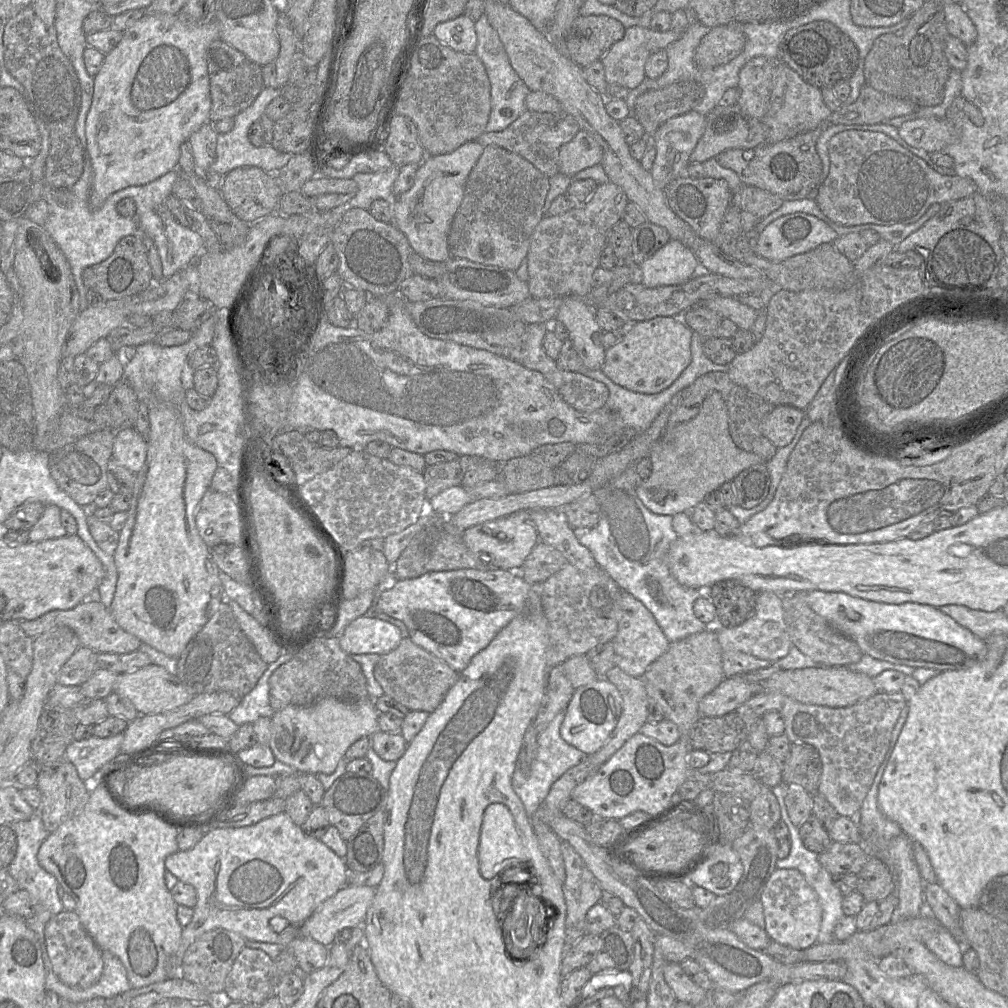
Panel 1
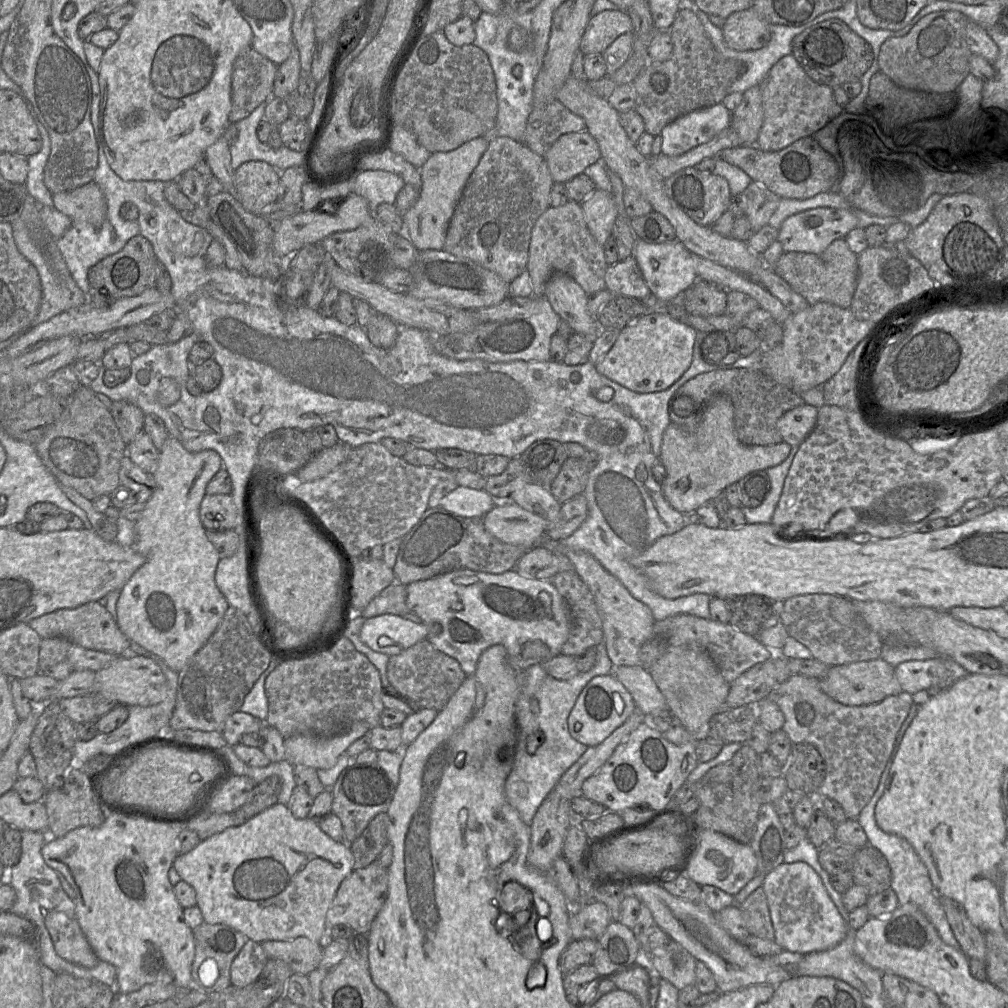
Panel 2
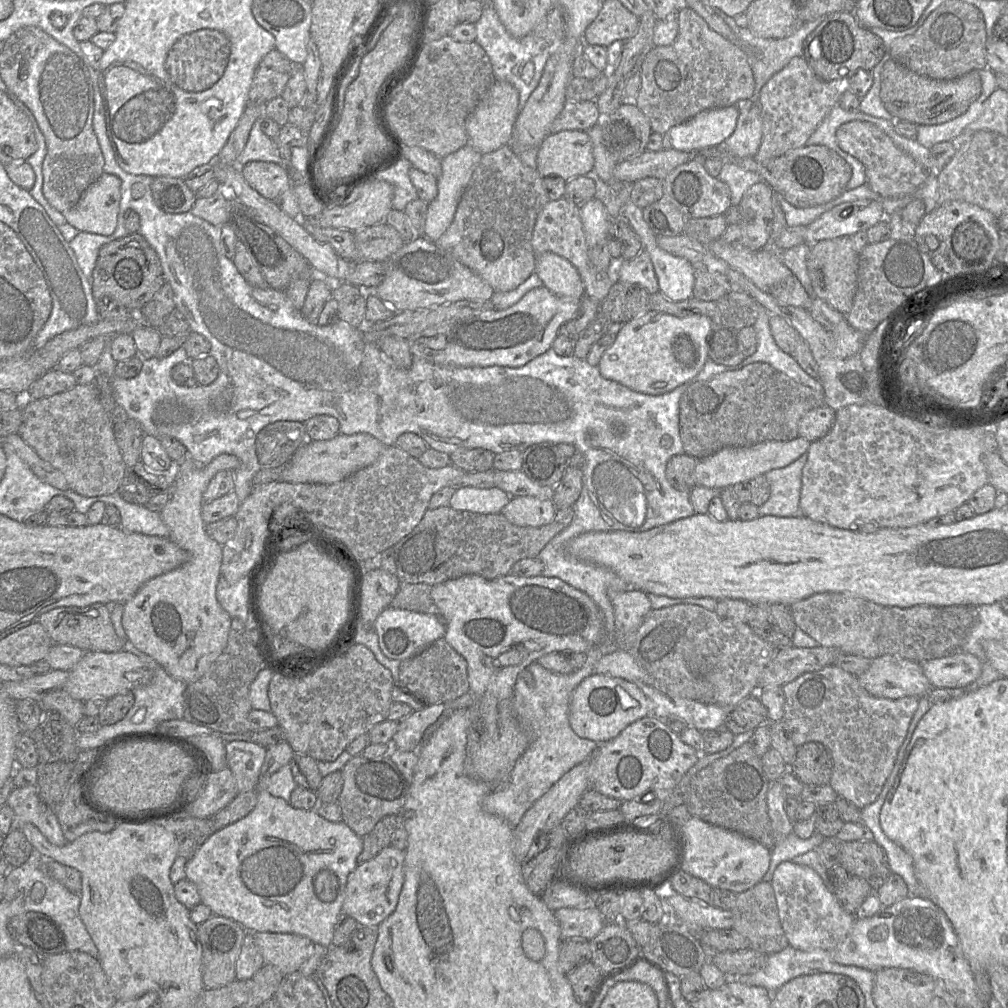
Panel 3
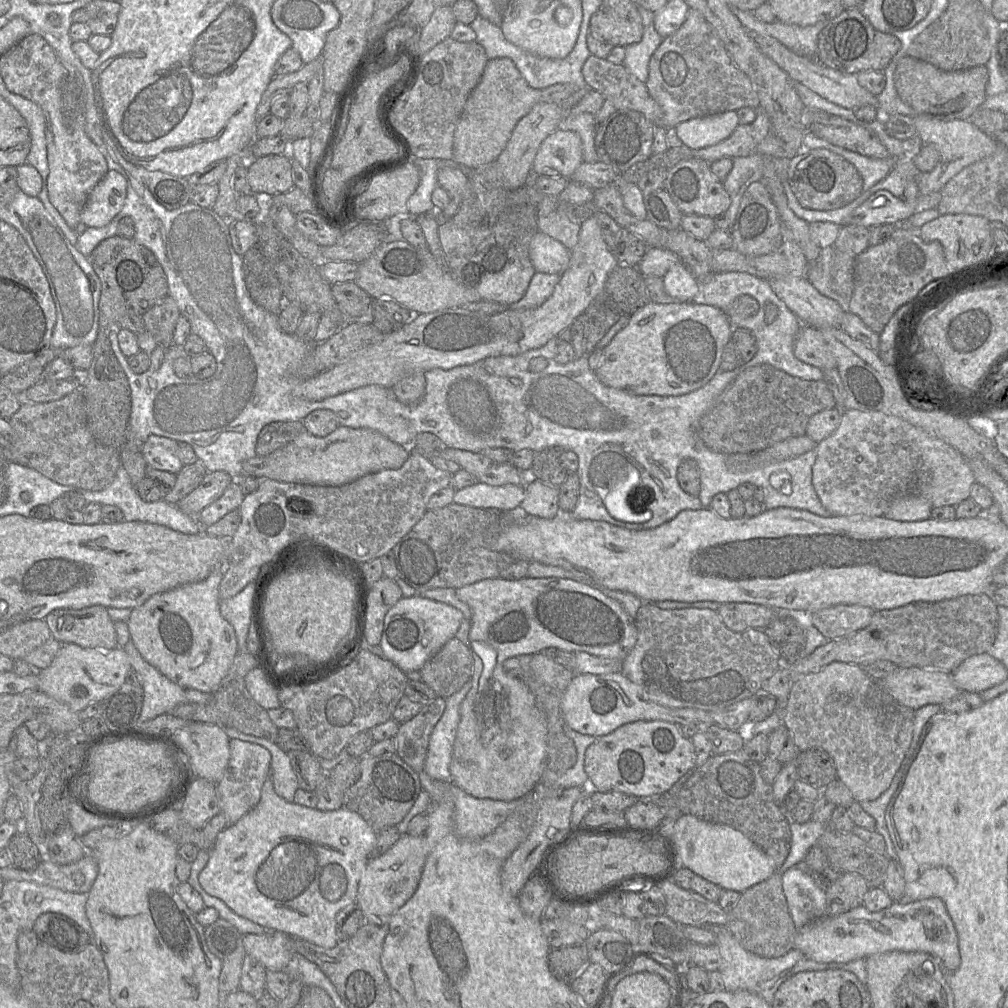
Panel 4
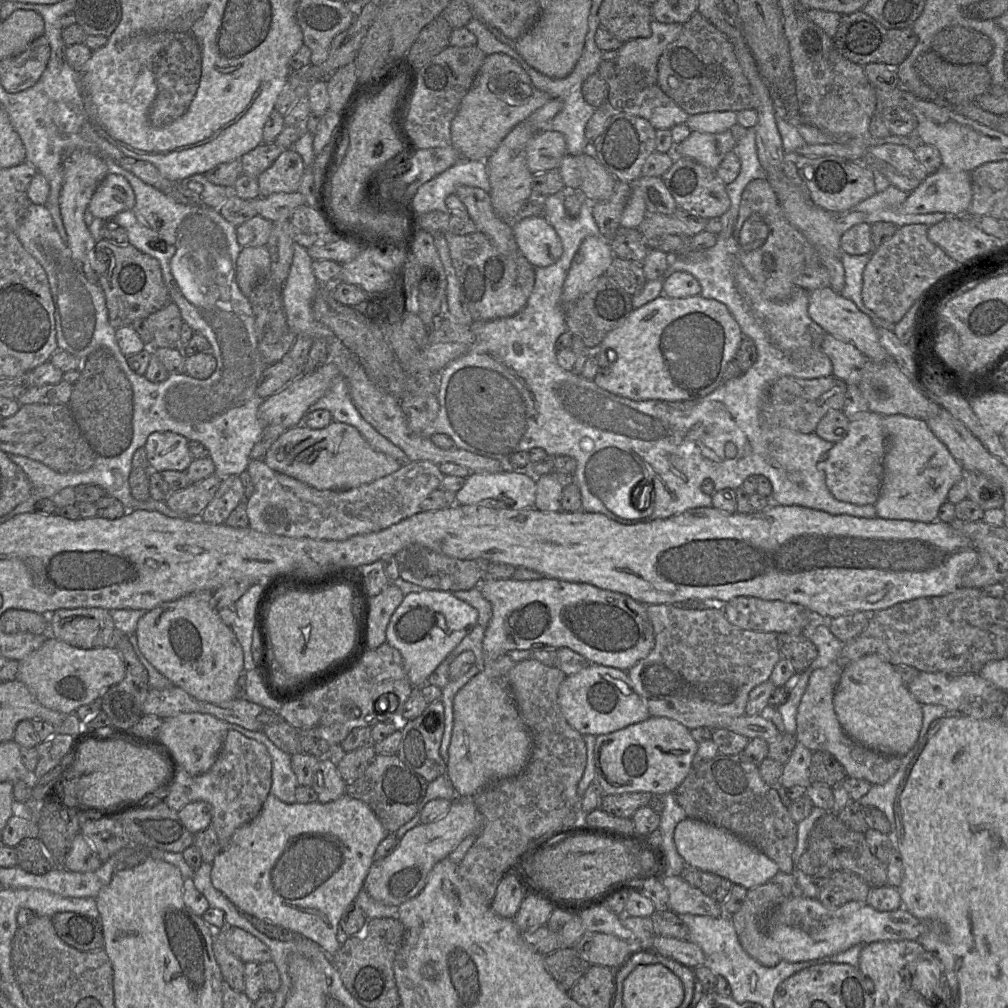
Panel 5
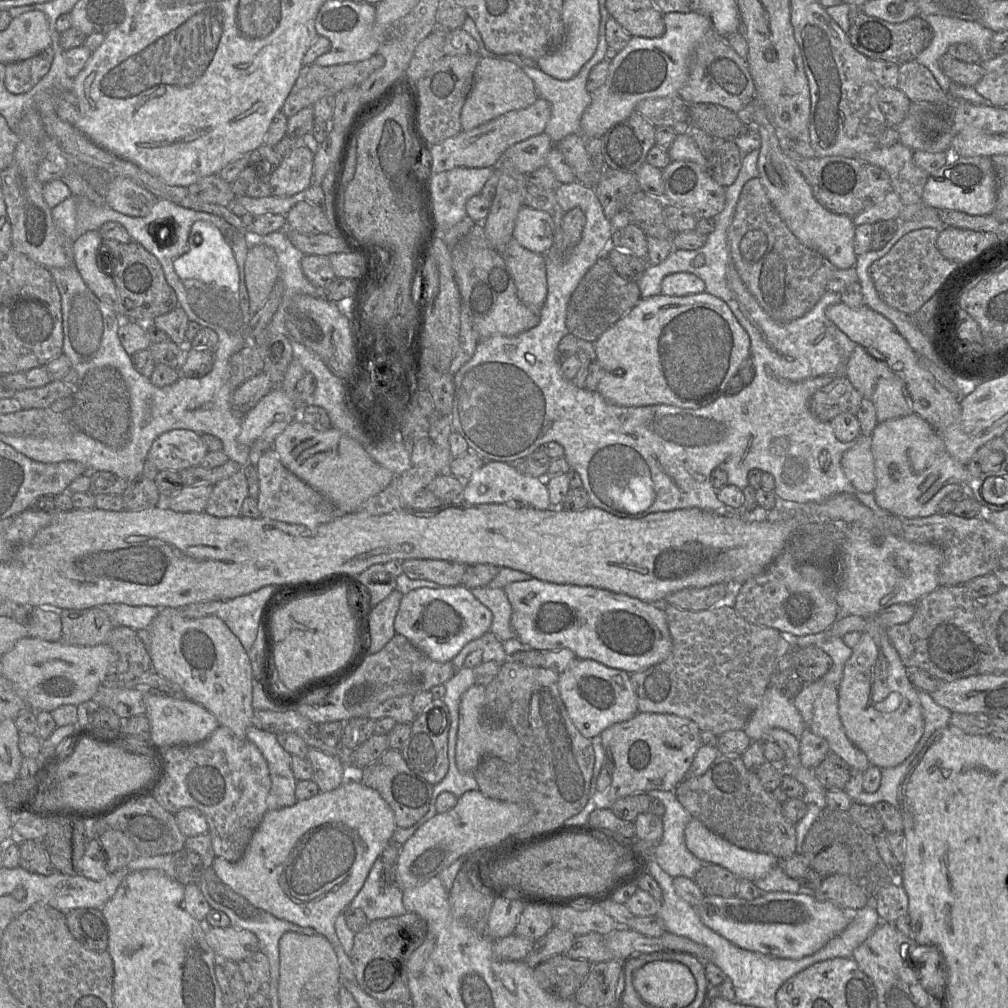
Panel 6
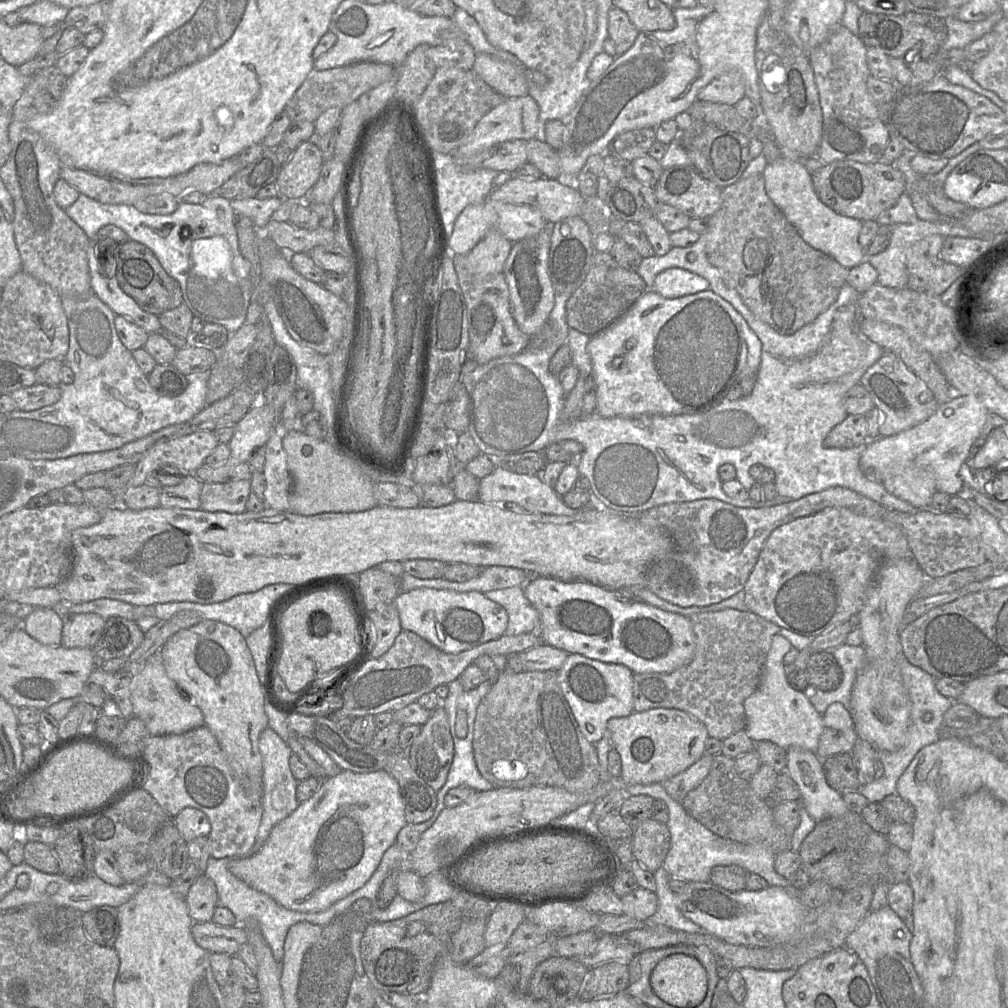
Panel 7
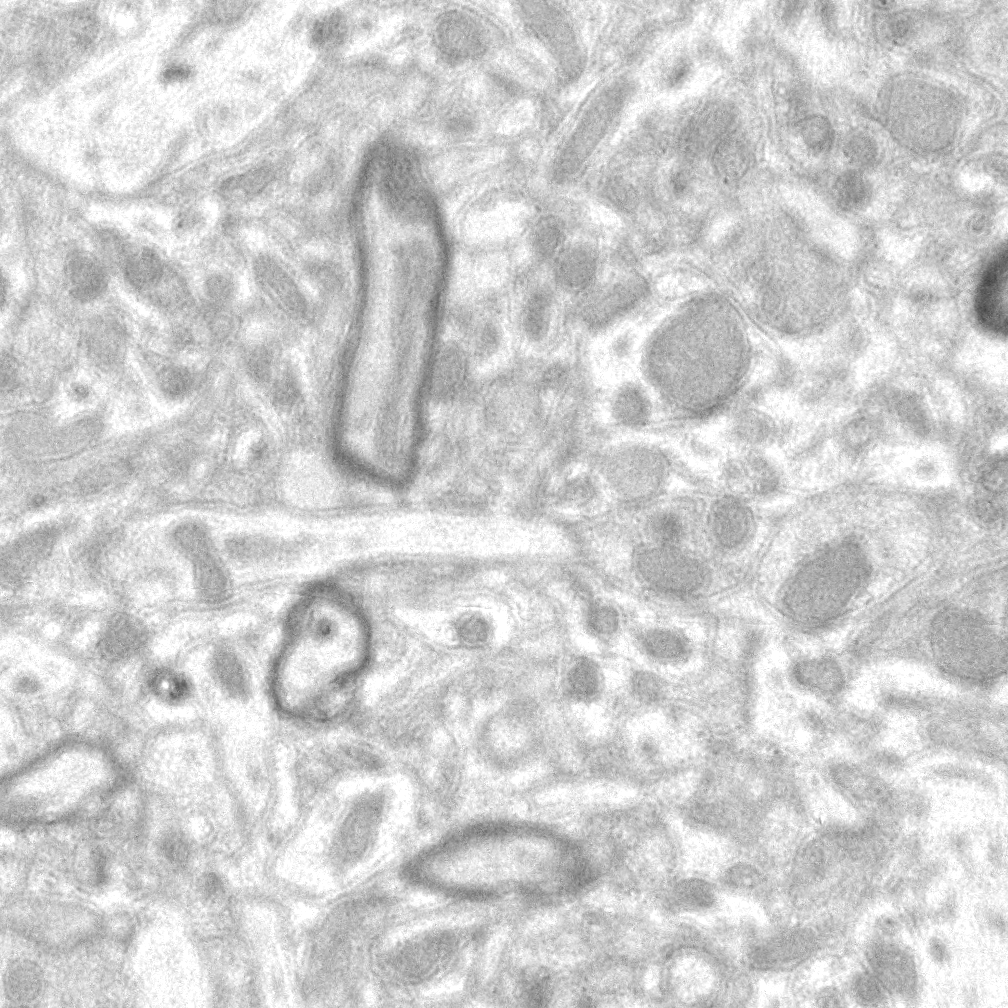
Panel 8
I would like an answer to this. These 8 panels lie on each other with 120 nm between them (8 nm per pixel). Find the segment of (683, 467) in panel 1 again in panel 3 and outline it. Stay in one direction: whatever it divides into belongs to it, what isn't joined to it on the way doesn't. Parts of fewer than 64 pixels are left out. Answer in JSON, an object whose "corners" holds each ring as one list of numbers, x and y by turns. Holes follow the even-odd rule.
{"corners":[[796,437,790,441,765,441,746,447,725,447,716,453,698,459,694,469,694,485,712,489,732,487,779,468,784,468,807,453,811,442]]}

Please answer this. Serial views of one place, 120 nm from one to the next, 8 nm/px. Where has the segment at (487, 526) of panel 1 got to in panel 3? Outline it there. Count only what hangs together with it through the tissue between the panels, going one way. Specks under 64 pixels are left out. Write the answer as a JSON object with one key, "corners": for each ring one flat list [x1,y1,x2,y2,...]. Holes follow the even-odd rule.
{"corners":[[532,496,512,497,501,510,509,522,522,527,539,527,550,523,556,507,552,499,540,499]]}

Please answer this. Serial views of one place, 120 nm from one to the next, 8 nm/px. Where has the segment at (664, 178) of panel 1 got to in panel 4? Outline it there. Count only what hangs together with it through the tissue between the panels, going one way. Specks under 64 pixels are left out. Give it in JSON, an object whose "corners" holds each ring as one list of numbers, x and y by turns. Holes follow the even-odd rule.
{"corners":[[727,111,684,121,676,127,676,132,683,145,697,150,727,139,738,125,737,111]]}

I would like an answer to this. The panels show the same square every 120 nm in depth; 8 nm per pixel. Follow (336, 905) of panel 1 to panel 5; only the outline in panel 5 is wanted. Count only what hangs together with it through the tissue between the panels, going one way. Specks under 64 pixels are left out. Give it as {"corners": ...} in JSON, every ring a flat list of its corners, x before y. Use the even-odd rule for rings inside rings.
{"corners":[[473,797,452,801,448,812,434,822,418,824,399,840,397,848,381,860,374,861,364,880,363,888,376,901,399,906,415,897,424,888,433,866,449,856,470,835,478,835,484,827,484,816]]}

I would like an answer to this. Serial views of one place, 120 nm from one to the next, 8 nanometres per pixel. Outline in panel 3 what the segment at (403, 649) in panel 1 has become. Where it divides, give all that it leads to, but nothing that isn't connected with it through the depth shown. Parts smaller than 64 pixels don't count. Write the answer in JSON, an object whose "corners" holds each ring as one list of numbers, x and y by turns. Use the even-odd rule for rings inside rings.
{"corners":[[444,638,436,640,413,657,401,661,399,680,409,690,423,697,429,705,447,703,469,692,467,662]]}

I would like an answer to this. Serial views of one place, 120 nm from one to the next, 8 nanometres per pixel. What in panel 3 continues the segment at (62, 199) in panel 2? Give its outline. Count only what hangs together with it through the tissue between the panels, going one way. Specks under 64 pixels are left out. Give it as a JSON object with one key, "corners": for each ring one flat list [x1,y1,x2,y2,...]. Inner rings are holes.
{"corners":[[103,173,82,194,77,204,63,212,67,223,80,232,111,235,117,225,121,180]]}

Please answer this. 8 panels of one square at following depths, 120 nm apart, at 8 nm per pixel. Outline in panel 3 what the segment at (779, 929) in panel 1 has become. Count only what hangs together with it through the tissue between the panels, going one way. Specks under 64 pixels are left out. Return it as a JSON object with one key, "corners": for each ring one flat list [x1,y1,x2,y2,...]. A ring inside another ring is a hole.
{"corners":[[784,861,775,869,770,882,789,946,804,951,813,949,831,951,850,932,855,921,854,915,840,906,835,895,828,891,820,876,812,868]]}

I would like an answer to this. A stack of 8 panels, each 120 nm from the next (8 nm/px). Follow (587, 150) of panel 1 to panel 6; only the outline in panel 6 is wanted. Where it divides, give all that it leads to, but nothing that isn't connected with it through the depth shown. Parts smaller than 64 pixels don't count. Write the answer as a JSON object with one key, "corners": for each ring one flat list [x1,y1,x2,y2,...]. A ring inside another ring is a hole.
{"corners":[[546,133,532,136,509,147,503,158,511,162,514,169,521,174,529,174,546,166,546,157,554,143]]}

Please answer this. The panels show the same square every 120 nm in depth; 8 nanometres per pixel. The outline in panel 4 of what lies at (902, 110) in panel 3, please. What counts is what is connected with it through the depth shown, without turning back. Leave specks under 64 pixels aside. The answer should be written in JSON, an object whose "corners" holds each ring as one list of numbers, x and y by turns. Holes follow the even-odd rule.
{"corners":[[902,57,894,73,894,84,901,100,913,109,914,115,927,115,941,120,970,120,985,101,989,73,986,66,947,72,917,58]]}

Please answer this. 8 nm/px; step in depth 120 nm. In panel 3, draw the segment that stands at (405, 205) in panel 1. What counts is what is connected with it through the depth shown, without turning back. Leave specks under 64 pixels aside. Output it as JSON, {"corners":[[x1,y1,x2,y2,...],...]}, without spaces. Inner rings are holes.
{"corners":[[467,144,441,159,442,172,437,177,438,192,435,199,428,203,424,225,424,237,436,242,451,225,460,199,481,157,481,153]]}

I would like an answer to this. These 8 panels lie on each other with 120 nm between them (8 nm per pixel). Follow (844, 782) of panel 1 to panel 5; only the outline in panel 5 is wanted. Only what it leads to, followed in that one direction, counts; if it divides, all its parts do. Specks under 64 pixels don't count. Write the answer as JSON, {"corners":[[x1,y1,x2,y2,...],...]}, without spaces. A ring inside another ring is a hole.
{"corners":[[836,661,824,668,818,668,809,677,807,688,802,696,796,714,797,742,811,751,827,751,831,753,845,768,847,778,862,779,874,784,885,783,898,769,902,757,885,755,852,740,841,727,834,711,834,694,845,662]]}

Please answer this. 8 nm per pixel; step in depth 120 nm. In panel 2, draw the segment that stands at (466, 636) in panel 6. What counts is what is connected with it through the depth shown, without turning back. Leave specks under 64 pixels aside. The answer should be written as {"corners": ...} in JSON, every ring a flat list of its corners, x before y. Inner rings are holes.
{"corners":[[383,614,366,619,360,639,372,650,394,656,427,639,436,627,415,623,399,615]]}

